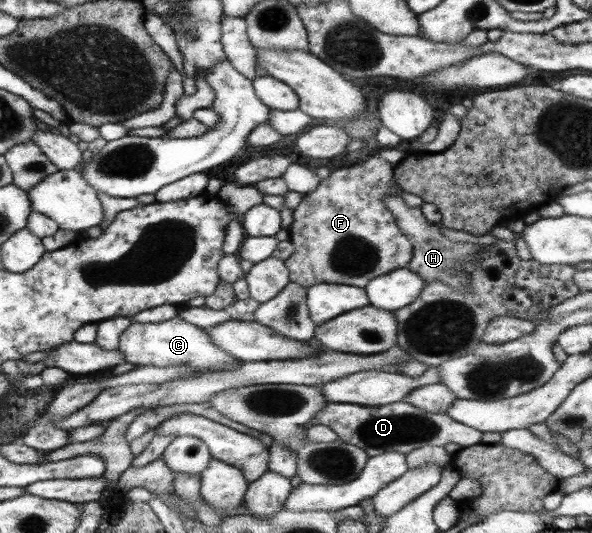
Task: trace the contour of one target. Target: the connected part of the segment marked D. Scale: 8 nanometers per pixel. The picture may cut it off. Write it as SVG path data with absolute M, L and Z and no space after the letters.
M405 400L379 407L327 403L321 411L315 413L315 417L311 417L311 424L323 424L331 428L343 442L359 446L369 457L377 456L383 451L397 451L406 455L425 445L445 446L454 442L461 448L467 448L482 442L482 433L478 430L455 422L446 413L425 412Z

